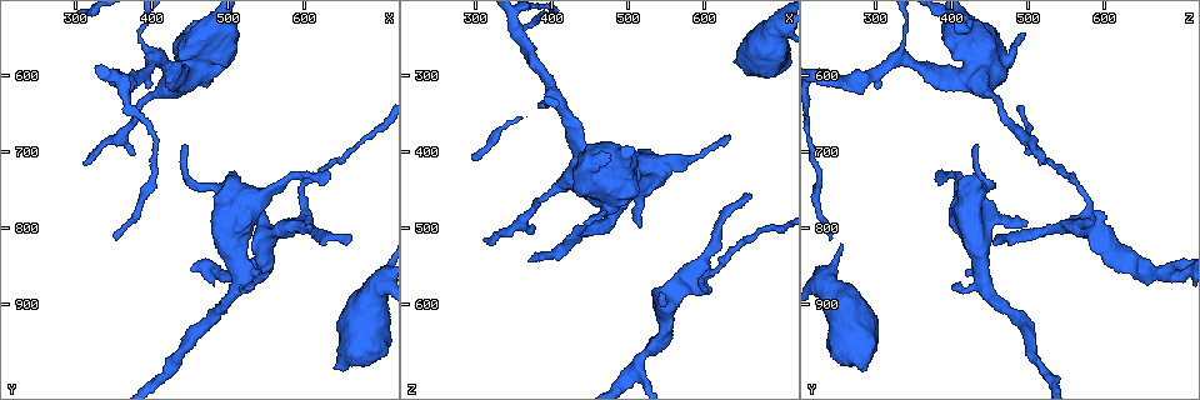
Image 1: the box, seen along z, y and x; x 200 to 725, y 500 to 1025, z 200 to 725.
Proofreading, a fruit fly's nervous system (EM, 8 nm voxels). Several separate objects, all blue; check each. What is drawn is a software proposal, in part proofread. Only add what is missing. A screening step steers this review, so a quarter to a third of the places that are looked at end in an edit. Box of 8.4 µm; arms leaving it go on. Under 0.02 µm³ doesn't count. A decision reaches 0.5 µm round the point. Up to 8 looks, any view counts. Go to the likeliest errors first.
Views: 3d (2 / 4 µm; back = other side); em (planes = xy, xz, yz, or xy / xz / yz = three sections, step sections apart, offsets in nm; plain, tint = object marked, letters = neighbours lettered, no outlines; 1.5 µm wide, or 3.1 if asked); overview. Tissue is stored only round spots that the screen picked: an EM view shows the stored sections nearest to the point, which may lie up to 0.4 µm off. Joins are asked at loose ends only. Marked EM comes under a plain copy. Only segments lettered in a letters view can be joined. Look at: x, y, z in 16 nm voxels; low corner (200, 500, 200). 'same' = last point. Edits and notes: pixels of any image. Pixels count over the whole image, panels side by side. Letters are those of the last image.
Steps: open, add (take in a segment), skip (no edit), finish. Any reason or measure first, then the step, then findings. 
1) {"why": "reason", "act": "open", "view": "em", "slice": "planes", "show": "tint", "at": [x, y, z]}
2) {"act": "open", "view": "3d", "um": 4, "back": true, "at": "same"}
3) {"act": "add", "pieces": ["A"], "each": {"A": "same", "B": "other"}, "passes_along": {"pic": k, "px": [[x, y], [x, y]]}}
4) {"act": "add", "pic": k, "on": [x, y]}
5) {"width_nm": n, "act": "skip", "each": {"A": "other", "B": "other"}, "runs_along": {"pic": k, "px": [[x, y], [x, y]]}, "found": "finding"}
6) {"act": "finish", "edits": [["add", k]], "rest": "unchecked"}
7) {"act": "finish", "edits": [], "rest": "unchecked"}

{"why": "an open end", "act": "open", "view": "em", "slice": "xy", "step": 4, "show": "letters", "at": [645, 985, 285]}

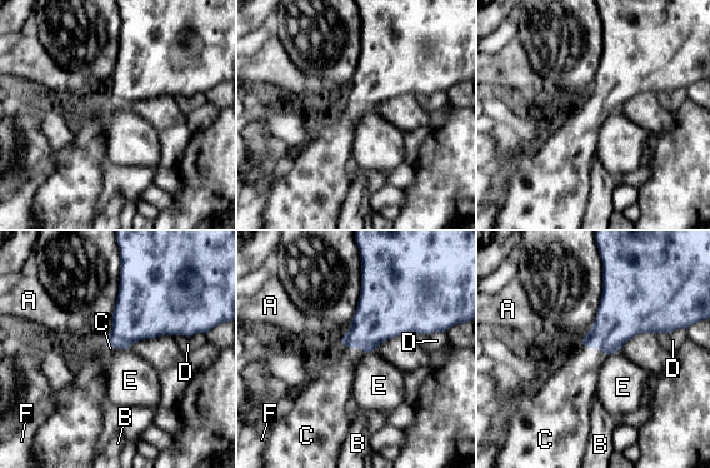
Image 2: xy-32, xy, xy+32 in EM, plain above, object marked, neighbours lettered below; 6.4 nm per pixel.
{"act": "add", "pieces": ["C"], "each": {"A": "other", "B": "other", "C": "same", "D": "other", "E": "other", "F": "other"}, "passes_along": {"pic": 2, "px": [[619, 318], [593, 347], [576, 381]]}, "found": "it goes on there"}

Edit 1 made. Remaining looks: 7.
{"why": "free end", "act": "open", "view": "em", "slice": "xy", "step": 8, "show": "letters", "at": [530, 875, 405]}

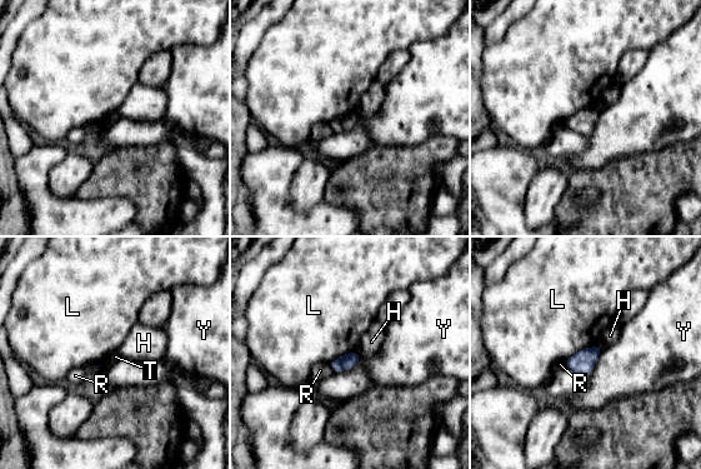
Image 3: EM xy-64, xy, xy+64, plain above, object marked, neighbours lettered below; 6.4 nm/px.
{"act": "open", "view": "em", "slice": "xz", "step": 8, "show": "letters", "at": "same"}

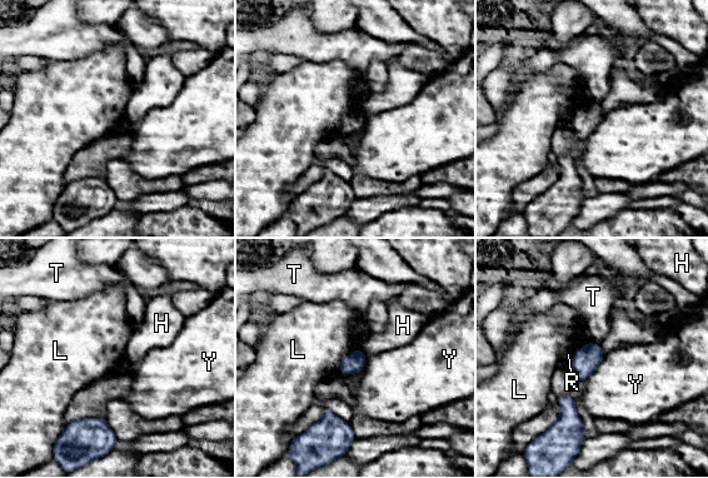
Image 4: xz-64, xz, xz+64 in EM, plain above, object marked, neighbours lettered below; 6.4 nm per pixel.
{"act": "skip", "each": {"H": "other", "L": "other", "R": "other", "T": "other", "Y": "other"}, "border": {"pic": 4, "px": [[359, 347], [342, 359], [339, 374]]}, "found": "no lettered segment goes on from it"}

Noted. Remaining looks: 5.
{"why": "an open end", "act": "open", "view": "3d", "um": 4, "at": [510, 725, 440]}

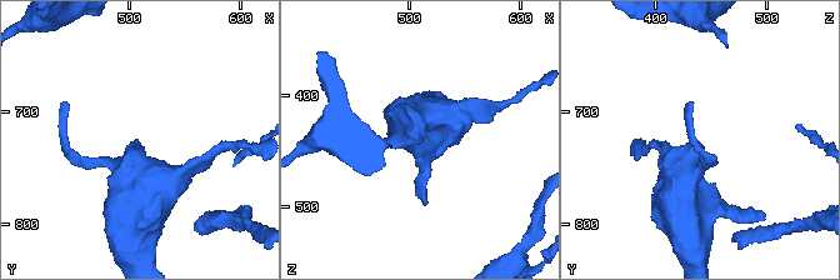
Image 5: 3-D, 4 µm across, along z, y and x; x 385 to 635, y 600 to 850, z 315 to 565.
{"act": "open", "view": "em", "slice": "planes", "show": "letters", "at": [506, 726, 440]}

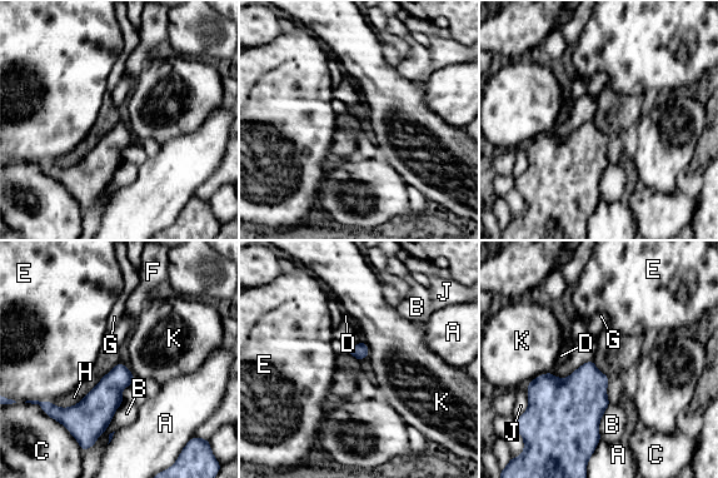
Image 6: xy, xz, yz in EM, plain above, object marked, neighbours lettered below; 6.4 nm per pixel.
{"act": "skip", "each": {"A": "other", "B": "other", "C": "other", "D": "other", "E": "other", "F": "other", "G": "other", "H": "other", "J": "other", "K": "other"}, "border": {"pic": 6, "px": [[549, 371], [538, 374], [525, 384]]}, "found": "none of them fits"}

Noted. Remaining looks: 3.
{"act": "finish", "edits": [["add", 2]], "rest": "unchecked"}

